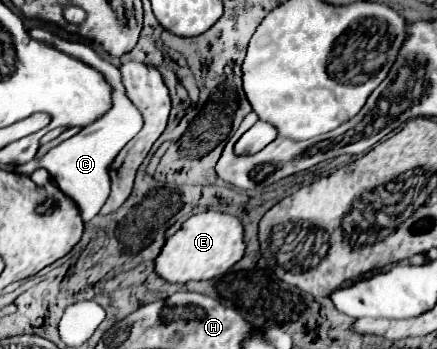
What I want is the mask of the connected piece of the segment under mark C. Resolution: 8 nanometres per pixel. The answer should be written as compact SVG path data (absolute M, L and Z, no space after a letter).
M42 27L32 29L30 35L32 35L32 39L38 39L38 41L42 41L46 45L54 45L58 51L62 51L62 53L66 53L70 57L76 57L78 61L94 67L96 71L100 71L104 75L104 79L108 79L108 83L112 87L112 107L100 119L96 119L94 123L82 127L74 137L70 137L70 139L62 141L60 145L52 147L42 157L34 157L32 161L16 167L16 171L18 173L24 173L24 175L30 175L34 169L44 167L54 177L56 185L68 197L72 197L76 201L76 205L80 207L82 219L84 221L90 221L92 217L98 215L98 211L102 209L102 205L108 199L108 193L110 193L110 173L108 173L108 167L112 165L112 161L116 159L116 155L122 151L122 147L140 133L140 129L144 125L142 123L142 115L136 109L136 105L126 97L124 85L120 81L120 71L114 65L110 65L108 61L104 61L90 47L86 47L82 43L72 43L72 41L60 39L58 35L50 33L48 29L42 29Z

